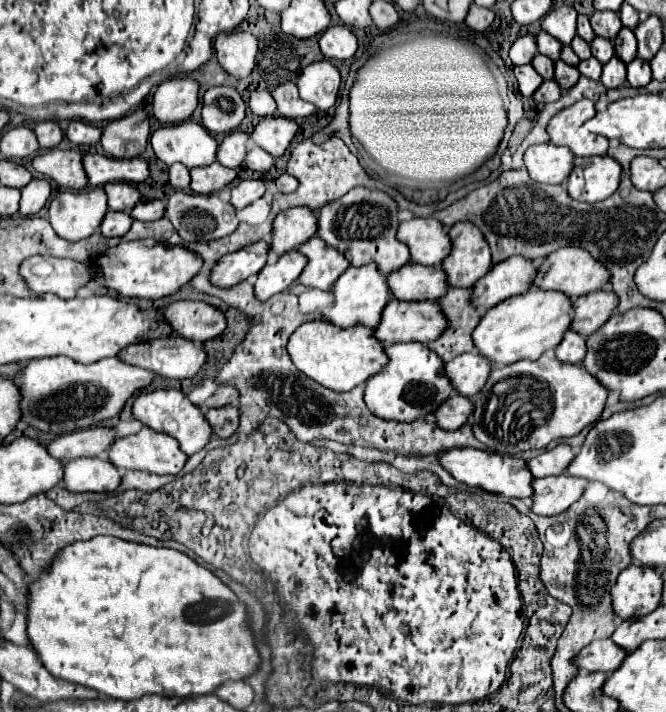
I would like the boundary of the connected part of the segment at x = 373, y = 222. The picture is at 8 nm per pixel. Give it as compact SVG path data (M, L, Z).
M353 188L333 204L325 204L319 210L319 230L317 234L335 250L339 250L351 266L363 266L371 260L379 264L383 276L395 272L411 260L409 248L397 240L399 228L399 208L393 198L389 198L381 190L369 188Z

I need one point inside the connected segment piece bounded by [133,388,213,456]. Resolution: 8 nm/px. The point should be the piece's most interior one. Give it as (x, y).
(170, 411)

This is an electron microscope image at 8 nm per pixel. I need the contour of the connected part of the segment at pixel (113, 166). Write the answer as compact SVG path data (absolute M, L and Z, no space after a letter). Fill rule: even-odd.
M85 154L83 166L91 186L105 186L107 182L139 184L149 176L149 164L143 158L117 160L105 154Z

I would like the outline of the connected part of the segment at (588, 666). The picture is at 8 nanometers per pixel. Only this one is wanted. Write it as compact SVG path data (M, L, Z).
M611 638L607 640L595 640L593 644L585 646L575 664L581 668L581 670L587 670L587 672L615 672L621 664L623 664L623 658L627 656L625 650L621 650L621 646L617 646Z

